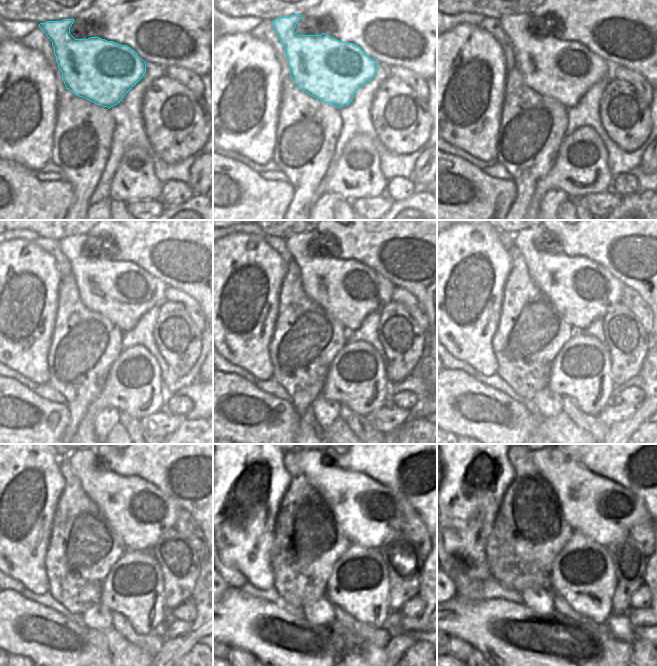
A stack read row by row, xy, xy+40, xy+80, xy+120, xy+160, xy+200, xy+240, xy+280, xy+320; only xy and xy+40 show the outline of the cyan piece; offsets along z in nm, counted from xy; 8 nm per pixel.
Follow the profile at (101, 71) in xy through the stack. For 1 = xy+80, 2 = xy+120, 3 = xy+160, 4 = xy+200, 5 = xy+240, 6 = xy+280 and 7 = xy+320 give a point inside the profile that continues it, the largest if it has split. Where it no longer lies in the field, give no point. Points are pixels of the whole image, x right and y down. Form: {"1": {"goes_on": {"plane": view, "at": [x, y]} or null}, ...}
{"1": {"goes_on": {"plane": "xy+80", "at": [562, 70]}}, "2": {"goes_on": {"plane": "xy+120", "at": [122, 291]}}, "3": {"goes_on": {"plane": "xy+160", "at": [349, 290]}}, "4": {"goes_on": {"plane": "xy+200", "at": [582, 290]}}, "5": {"goes_on": {"plane": "xy+240", "at": [139, 513]}}, "6": {"goes_on": {"plane": "xy+280", "at": [367, 512]}}, "7": {"goes_on": {"plane": "xy+320", "at": [603, 510]}}}

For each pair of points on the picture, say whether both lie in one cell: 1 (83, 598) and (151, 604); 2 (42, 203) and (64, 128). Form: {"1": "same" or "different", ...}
{"1": "different", "2": "different"}

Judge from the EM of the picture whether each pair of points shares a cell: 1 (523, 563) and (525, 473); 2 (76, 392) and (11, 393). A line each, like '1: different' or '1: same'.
1: same
2: different

